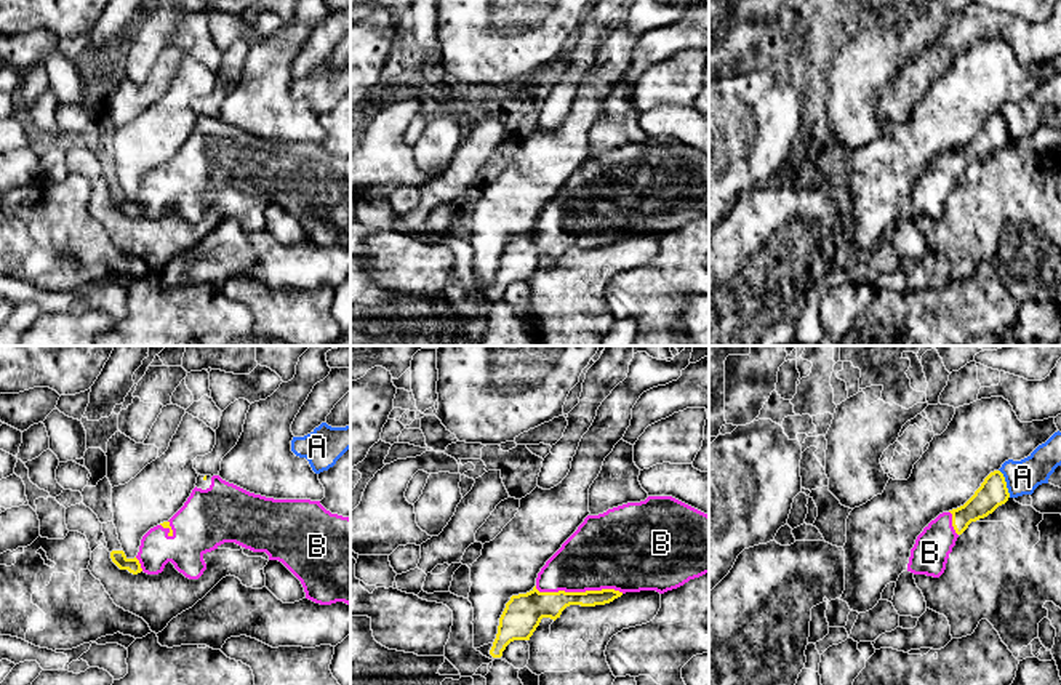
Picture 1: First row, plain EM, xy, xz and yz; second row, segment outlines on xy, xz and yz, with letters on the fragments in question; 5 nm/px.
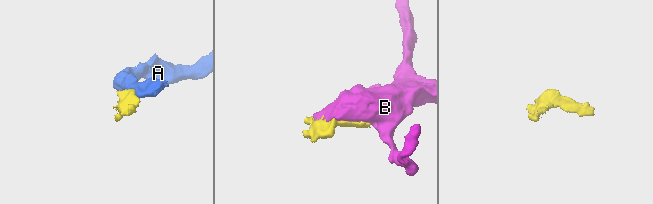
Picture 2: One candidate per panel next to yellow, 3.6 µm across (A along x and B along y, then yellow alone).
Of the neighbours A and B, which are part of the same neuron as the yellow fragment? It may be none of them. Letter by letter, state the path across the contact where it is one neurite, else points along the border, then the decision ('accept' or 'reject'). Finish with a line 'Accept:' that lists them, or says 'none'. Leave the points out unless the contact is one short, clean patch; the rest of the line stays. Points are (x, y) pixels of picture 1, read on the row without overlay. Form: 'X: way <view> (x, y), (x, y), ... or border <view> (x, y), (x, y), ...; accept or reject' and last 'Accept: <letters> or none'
A: border yz (999, 111), (1010, 138); reject
B: accept
Accept: B

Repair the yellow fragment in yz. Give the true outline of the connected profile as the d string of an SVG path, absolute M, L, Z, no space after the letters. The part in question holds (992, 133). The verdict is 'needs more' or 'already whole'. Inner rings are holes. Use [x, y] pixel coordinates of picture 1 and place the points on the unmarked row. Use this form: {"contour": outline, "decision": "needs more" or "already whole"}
{"contour": "M1000 112L991 114L975 136L960 149L939 155L917 178L907 213L939 219L957 179L971 163L987 158L1010 139Z", "decision": "needs more"}

